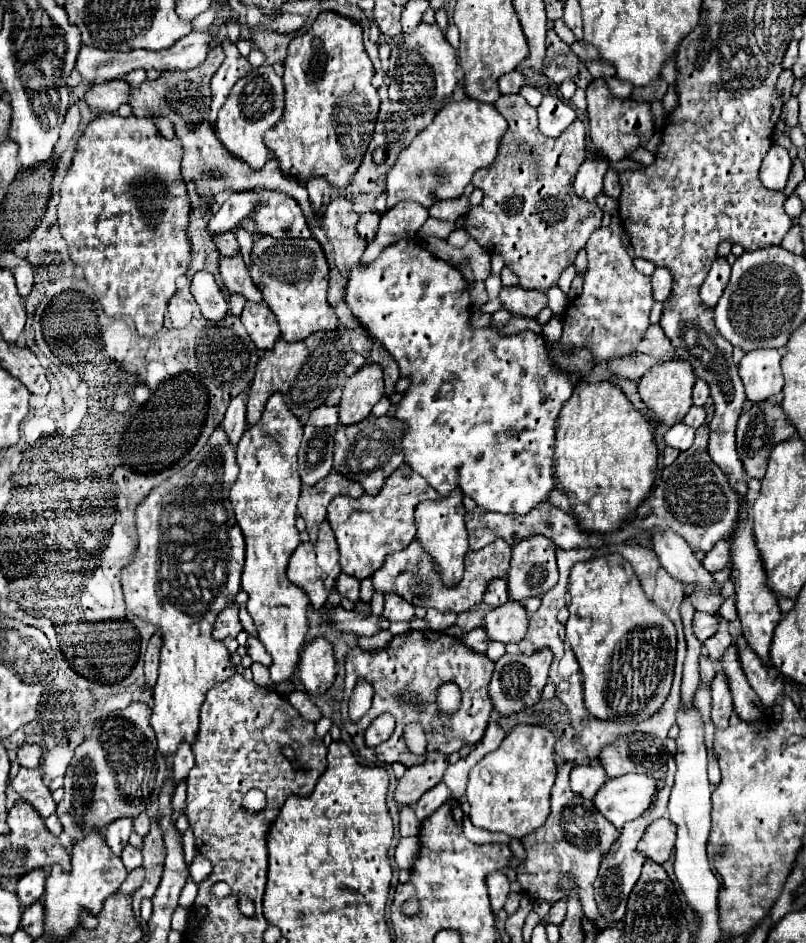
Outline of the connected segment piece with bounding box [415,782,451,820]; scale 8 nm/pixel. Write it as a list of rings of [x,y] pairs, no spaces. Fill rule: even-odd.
[[[439,782],[435,788],[427,790],[427,792],[421,796],[421,800],[415,804],[415,814],[417,814],[417,818],[419,818],[419,820],[429,818],[429,816],[431,816],[441,804],[445,804],[449,798],[451,798],[449,788],[447,788],[443,782]]]

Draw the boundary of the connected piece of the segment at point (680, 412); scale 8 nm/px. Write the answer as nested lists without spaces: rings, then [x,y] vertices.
[[[669,360],[663,364],[653,366],[639,382],[639,396],[645,402],[645,406],[651,410],[651,414],[659,420],[661,426],[671,428],[677,422],[683,422],[683,416],[691,408],[691,390],[695,384],[695,376],[691,364],[685,360]]]

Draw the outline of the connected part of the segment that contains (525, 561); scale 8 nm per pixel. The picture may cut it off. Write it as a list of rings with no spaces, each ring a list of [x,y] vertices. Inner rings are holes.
[[[527,536],[523,540],[519,540],[511,552],[511,568],[509,568],[509,576],[507,576],[507,584],[511,588],[511,598],[513,600],[525,600],[531,596],[543,596],[547,590],[551,590],[557,580],[557,562],[555,562],[555,544],[551,538],[547,536]]]

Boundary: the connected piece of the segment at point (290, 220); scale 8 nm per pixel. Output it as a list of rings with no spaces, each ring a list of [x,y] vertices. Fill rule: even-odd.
[[[283,192],[263,194],[257,214],[253,214],[251,220],[255,222],[257,234],[269,234],[273,238],[311,238],[297,200],[283,196]]]

